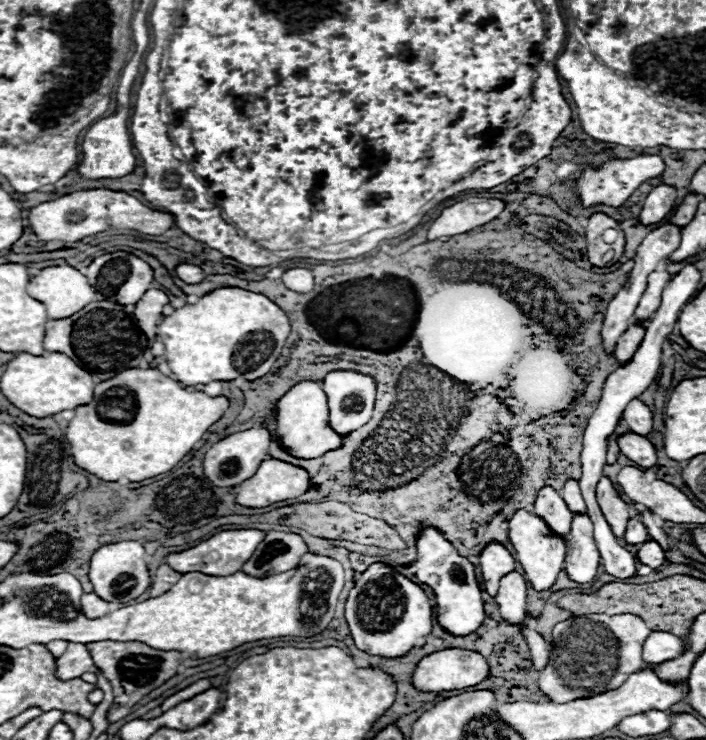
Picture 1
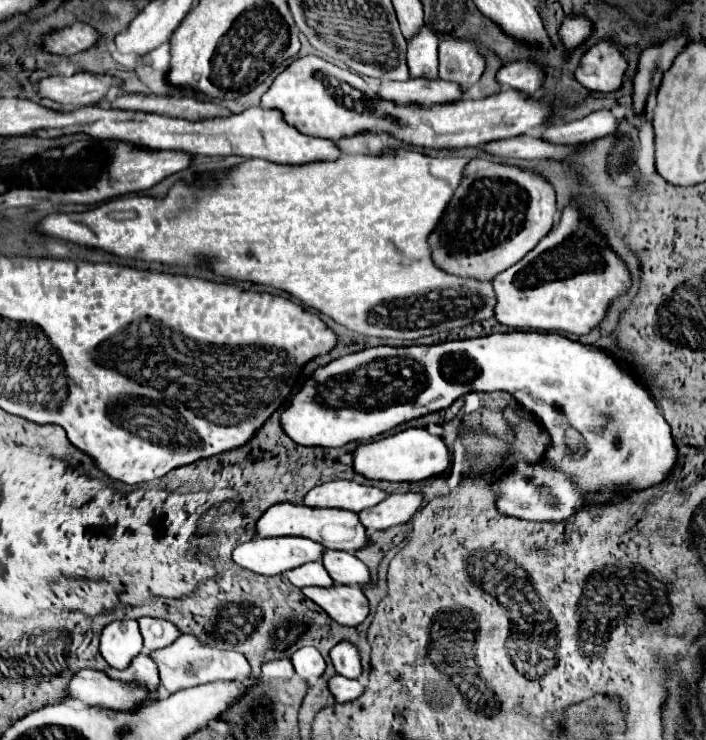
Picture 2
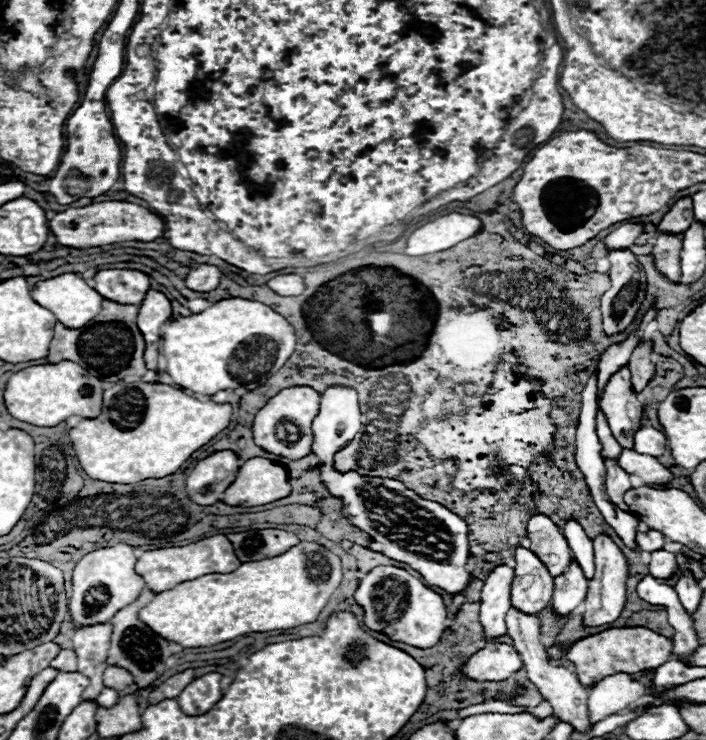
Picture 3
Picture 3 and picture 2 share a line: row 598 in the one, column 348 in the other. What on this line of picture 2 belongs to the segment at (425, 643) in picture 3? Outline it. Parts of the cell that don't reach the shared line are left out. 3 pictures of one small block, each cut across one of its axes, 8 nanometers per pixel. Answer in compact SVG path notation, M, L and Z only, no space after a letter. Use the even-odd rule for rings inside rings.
M508 332L432 346L376 346L348 354L318 368L314 376L306 380L302 390L292 398L290 408L282 414L282 428L296 444L338 448L348 442L370 440L398 424L444 410L468 392L494 390L504 390L514 396L518 404L544 422L550 434L550 444L536 464L512 464L512 468L496 480L496 510L502 516L516 516L530 522L564 522L576 514L584 502L616 504L630 492L664 482L674 468L678 450L670 436L670 426L648 390L640 388L606 352L572 342L560 334Z

